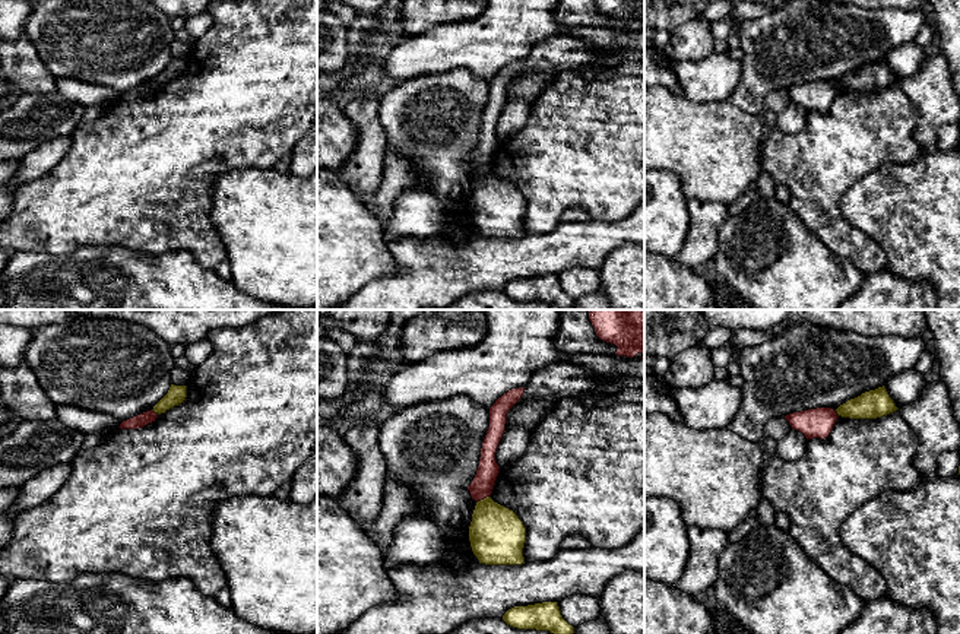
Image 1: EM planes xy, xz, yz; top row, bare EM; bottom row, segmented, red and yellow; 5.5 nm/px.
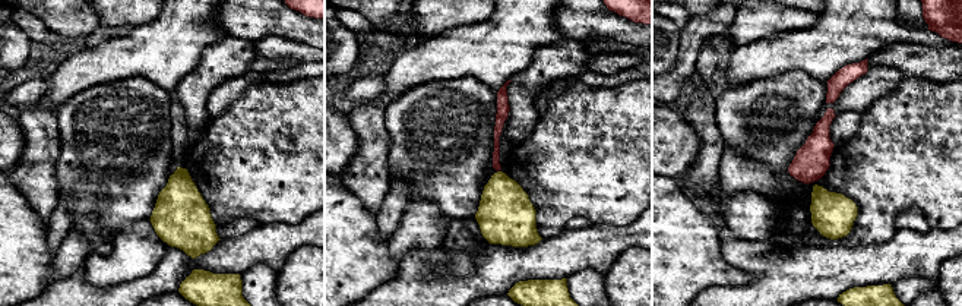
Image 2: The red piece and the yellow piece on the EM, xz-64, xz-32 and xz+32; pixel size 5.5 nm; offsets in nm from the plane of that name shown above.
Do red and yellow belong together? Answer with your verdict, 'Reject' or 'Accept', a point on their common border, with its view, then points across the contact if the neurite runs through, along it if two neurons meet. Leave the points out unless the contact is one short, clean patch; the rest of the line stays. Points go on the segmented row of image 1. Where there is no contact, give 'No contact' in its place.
Reject. Touches red at xz (482, 498). Boundary: xz (490, 495), (477, 503)

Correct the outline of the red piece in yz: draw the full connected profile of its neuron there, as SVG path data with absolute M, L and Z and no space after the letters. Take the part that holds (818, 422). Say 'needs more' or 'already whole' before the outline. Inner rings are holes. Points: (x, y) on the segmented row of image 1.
already whole; M831 408L808 409L785 416L792 429L802 432L807 440L827 438L837 418L837 412Z

